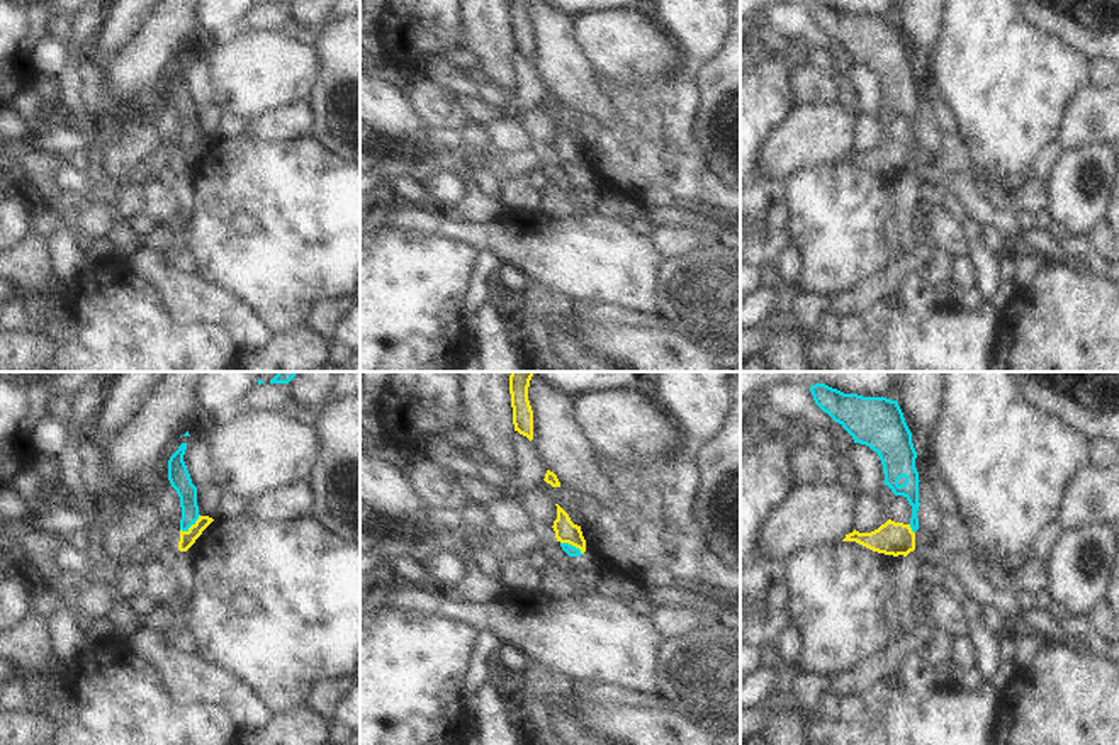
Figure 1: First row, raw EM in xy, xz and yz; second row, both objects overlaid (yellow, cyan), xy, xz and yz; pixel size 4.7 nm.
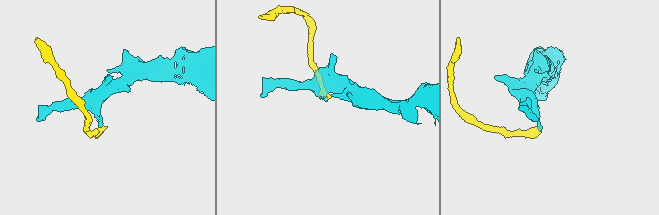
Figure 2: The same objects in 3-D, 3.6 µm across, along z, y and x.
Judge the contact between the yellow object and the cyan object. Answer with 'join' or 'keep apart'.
keep apart

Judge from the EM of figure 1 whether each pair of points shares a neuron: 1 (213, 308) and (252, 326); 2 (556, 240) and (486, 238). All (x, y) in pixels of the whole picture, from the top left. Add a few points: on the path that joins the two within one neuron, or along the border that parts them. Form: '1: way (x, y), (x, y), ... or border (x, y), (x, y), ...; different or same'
1: way (223, 309), (241, 324); same
2: way (539, 241), (503, 238); same

